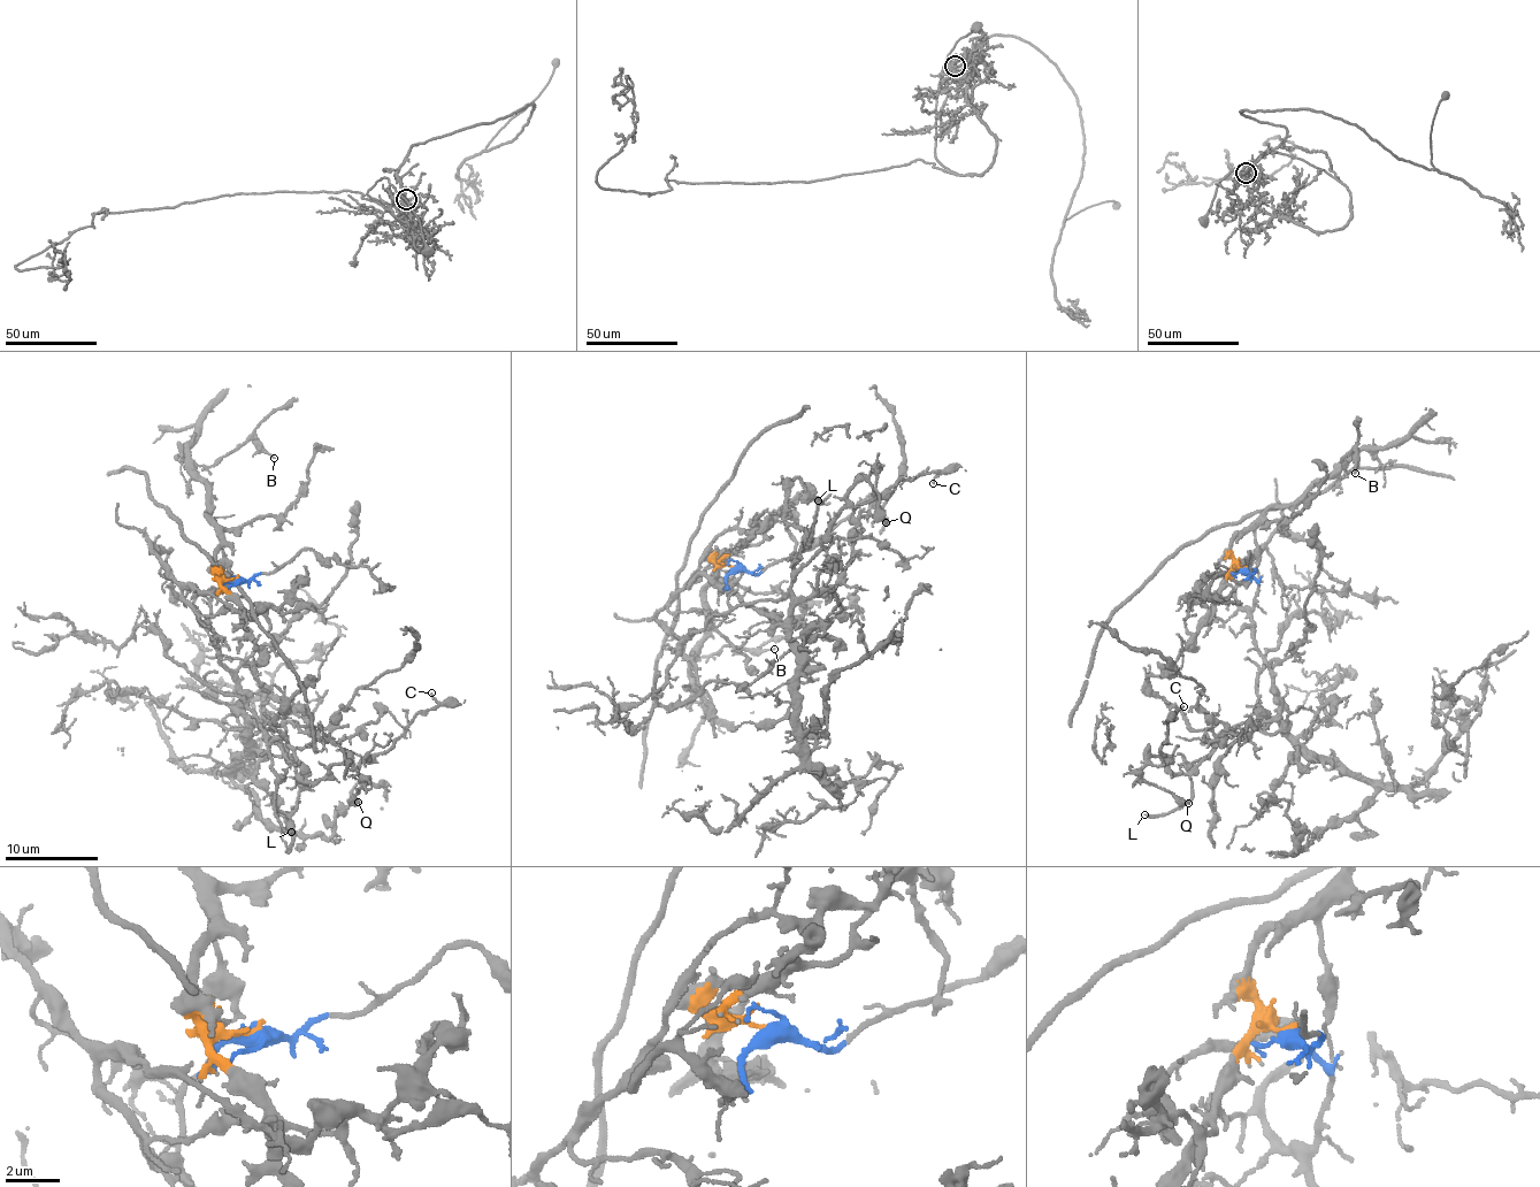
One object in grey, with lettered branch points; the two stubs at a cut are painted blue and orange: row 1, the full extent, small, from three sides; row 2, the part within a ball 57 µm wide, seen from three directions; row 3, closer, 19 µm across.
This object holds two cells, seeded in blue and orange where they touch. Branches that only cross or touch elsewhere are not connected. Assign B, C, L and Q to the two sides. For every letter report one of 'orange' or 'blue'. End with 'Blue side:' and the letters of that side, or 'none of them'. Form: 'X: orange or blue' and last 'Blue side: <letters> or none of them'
B: orange
C: blue
L: blue
Q: blue
Blue side: C, L, Q

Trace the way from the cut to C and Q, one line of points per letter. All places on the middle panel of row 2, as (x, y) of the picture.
C: (736, 566), (722, 592), (779, 625), (848, 494), (937, 472), (933, 484)
Q: (736, 566), (722, 592), (779, 625), (789, 617), (791, 577), (873, 472), (886, 522)

